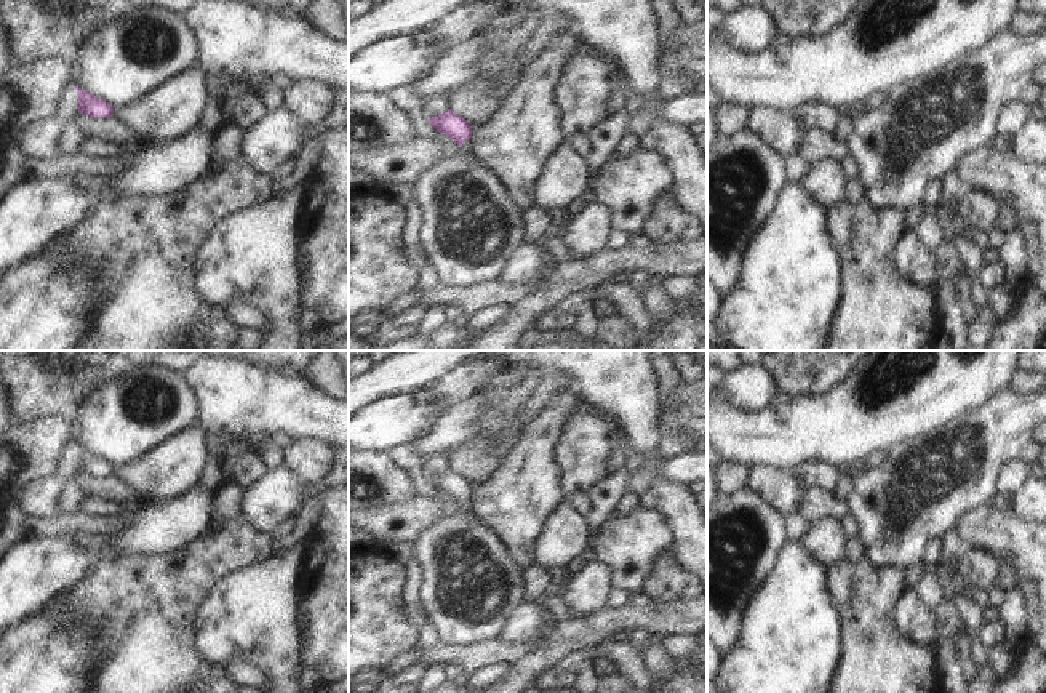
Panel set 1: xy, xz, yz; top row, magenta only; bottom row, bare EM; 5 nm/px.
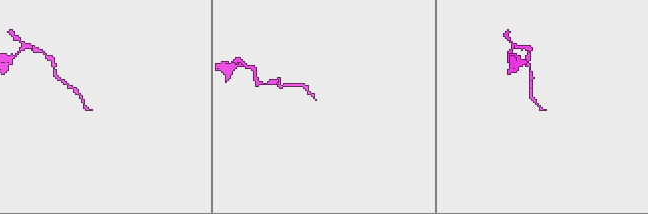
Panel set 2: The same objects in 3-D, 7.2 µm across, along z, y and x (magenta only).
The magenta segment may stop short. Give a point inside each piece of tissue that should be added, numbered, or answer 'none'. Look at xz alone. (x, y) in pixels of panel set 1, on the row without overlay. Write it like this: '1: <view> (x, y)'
1: xz (472, 584)

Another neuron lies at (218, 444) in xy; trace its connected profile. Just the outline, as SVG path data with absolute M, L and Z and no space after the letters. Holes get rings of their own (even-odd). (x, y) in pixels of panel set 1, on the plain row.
M208 434L208 447L210 447L210 455L211 458L224 458L227 453L227 437L226 435L218 435L218 434Z

